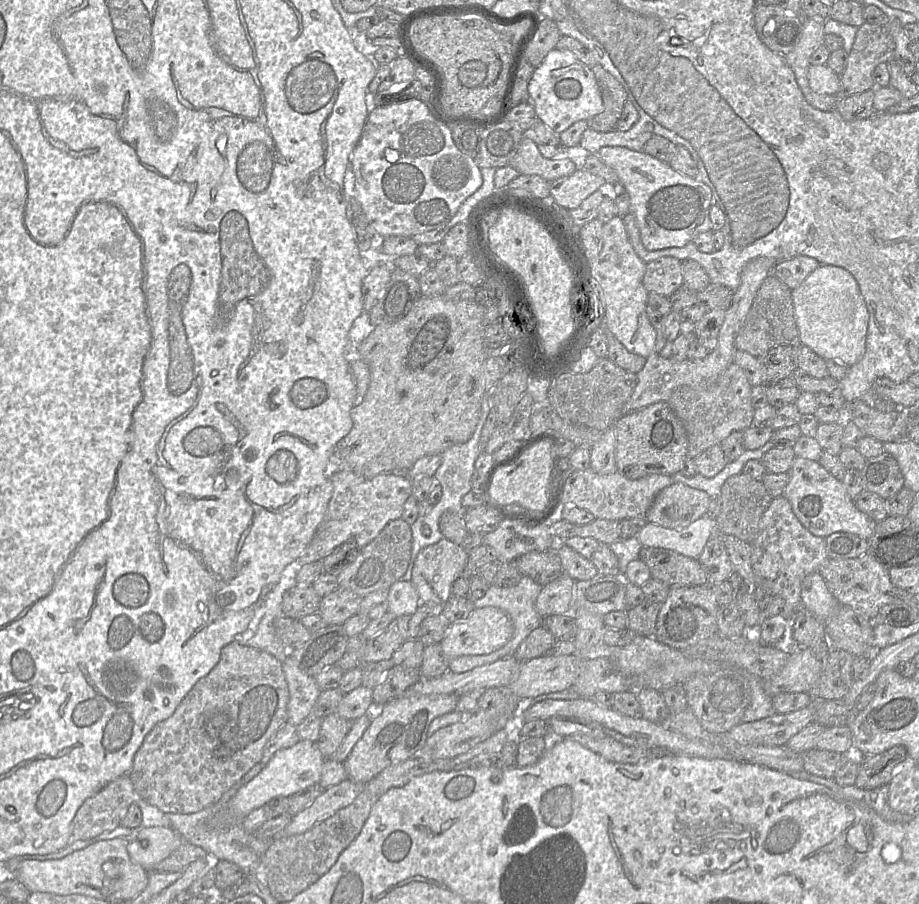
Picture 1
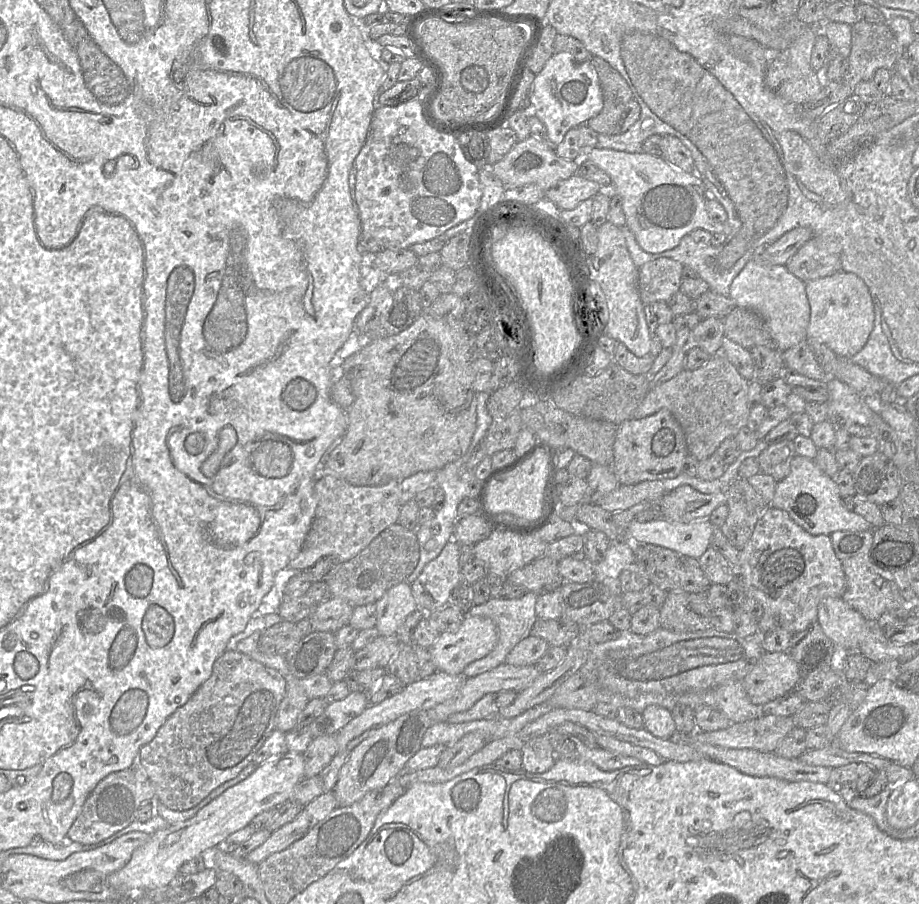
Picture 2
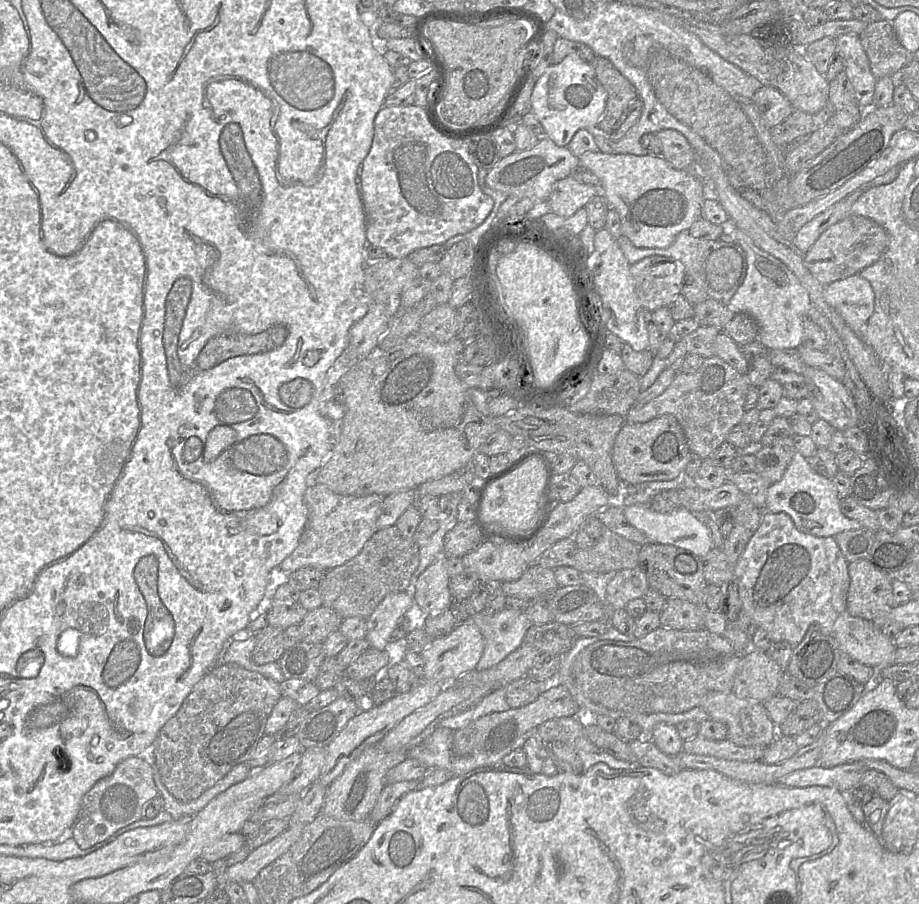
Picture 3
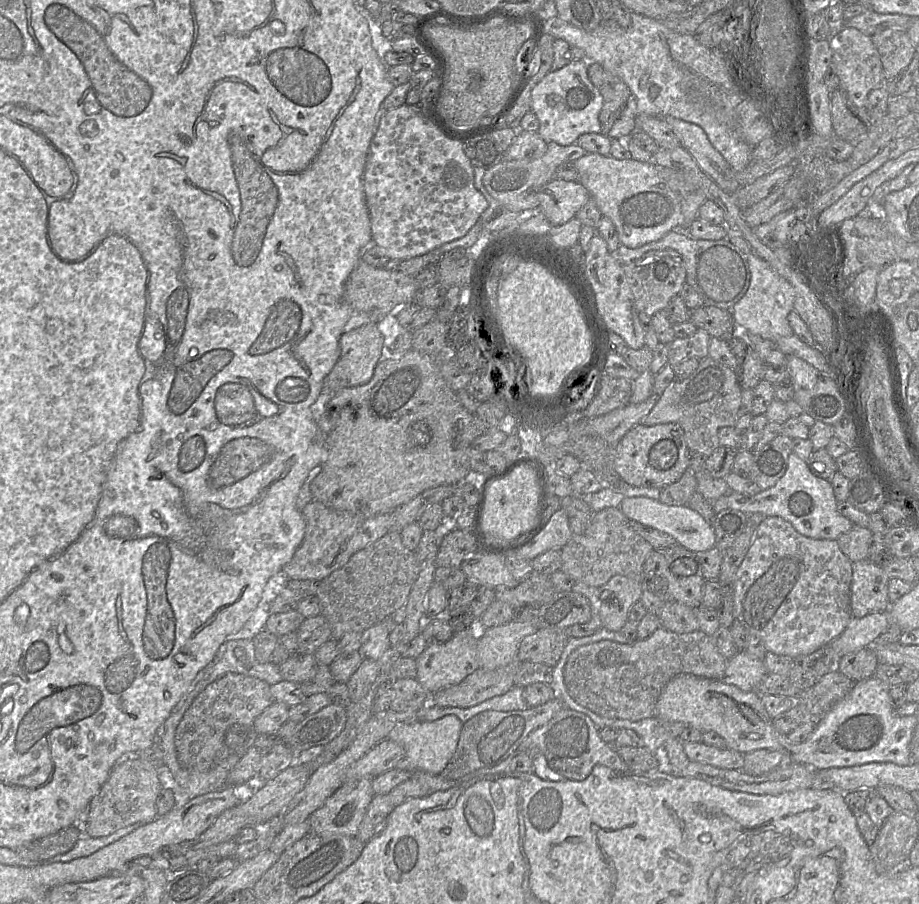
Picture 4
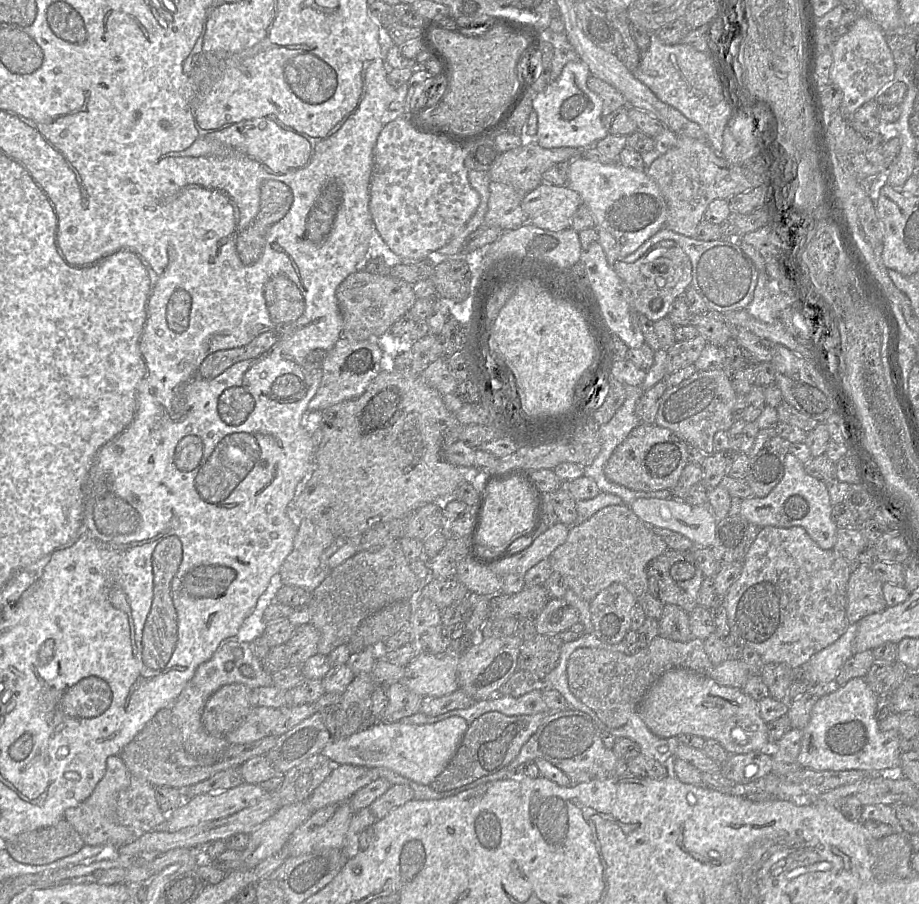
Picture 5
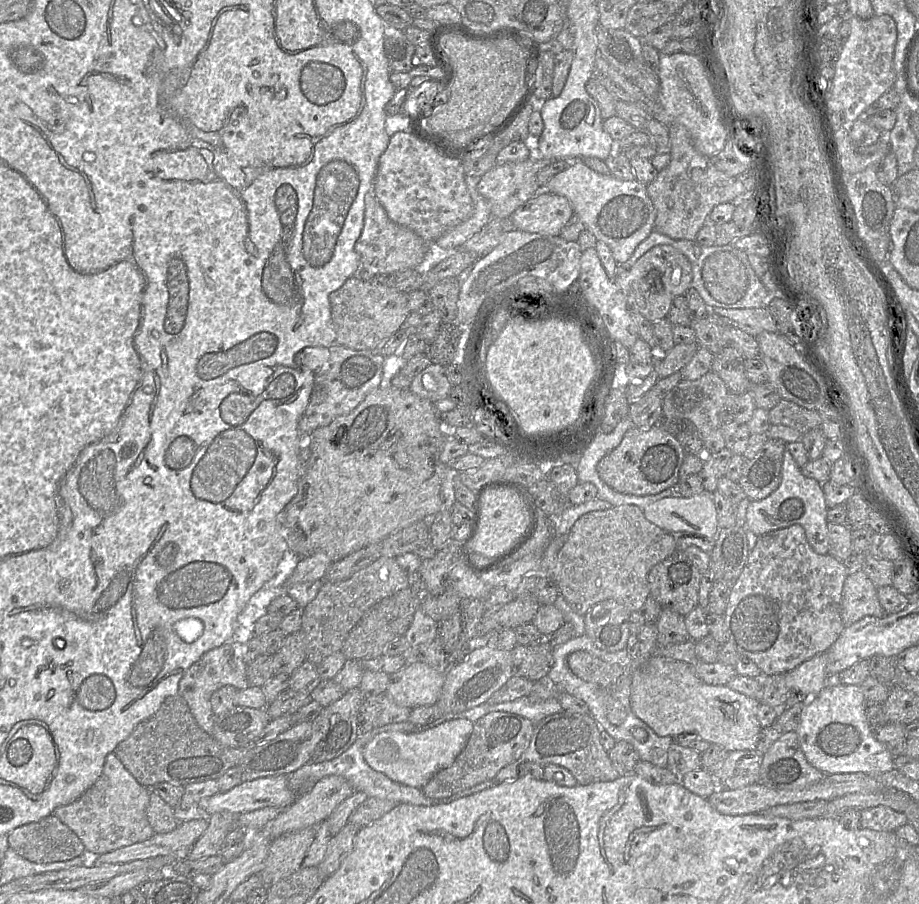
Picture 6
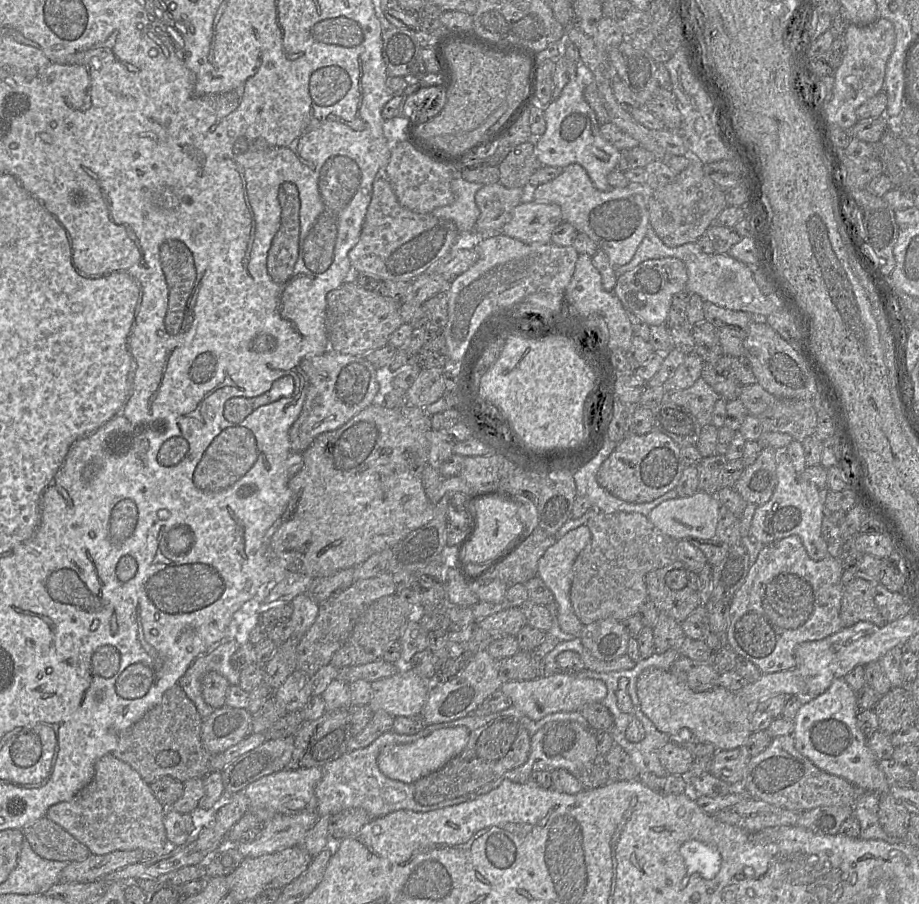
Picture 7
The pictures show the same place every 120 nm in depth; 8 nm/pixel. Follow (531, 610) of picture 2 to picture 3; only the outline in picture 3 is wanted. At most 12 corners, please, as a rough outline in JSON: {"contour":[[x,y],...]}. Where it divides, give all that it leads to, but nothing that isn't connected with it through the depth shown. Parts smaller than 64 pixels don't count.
{"contour":[[476,612],[484,638],[475,670],[491,668],[518,649],[532,625],[526,612]]}

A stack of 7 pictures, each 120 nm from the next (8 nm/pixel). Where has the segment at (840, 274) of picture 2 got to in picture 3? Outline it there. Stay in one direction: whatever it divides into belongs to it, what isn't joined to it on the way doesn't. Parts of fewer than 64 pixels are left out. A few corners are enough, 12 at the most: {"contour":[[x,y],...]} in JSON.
{"contour":[[858,273],[824,285],[824,299],[856,333],[874,312]]}

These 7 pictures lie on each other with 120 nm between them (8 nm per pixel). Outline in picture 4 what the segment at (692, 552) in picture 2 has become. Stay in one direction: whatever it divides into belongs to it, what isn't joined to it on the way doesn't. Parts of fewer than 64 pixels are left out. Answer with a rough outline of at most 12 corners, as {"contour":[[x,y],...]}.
{"contour":[[625,497],[629,520],[672,536],[690,551],[715,547],[715,532],[688,505]]}

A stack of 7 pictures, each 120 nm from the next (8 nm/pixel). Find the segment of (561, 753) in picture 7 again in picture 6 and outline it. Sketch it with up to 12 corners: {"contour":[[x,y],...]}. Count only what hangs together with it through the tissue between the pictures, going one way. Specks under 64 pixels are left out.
{"contour":[[561,711],[534,724],[524,763],[569,770],[579,785],[620,775],[590,714]]}

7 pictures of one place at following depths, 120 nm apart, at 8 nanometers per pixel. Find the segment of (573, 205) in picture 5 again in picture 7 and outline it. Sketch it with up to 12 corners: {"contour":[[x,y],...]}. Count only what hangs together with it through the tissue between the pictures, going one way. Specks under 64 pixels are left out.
{"contour":[[549,202],[520,203],[501,233],[551,243],[563,222]]}

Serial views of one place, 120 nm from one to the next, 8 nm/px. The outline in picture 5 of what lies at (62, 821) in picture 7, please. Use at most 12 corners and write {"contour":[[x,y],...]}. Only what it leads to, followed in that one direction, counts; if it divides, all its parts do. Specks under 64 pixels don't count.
{"contour":[[119,755],[63,818],[86,845],[118,848],[138,833],[117,818],[131,773]]}

